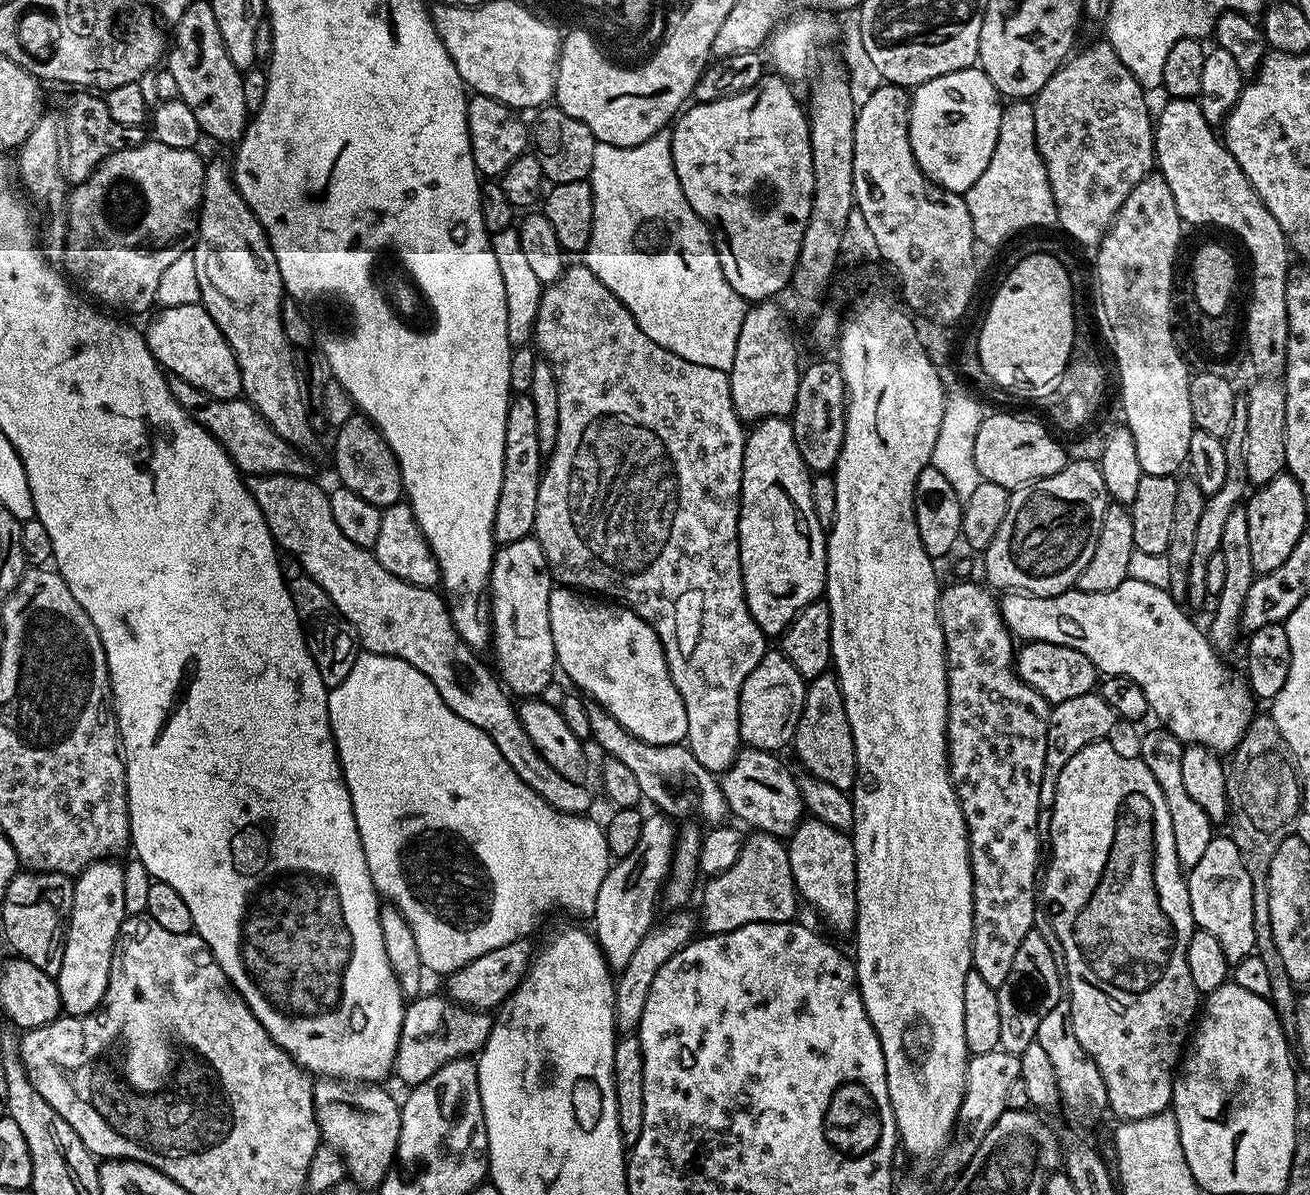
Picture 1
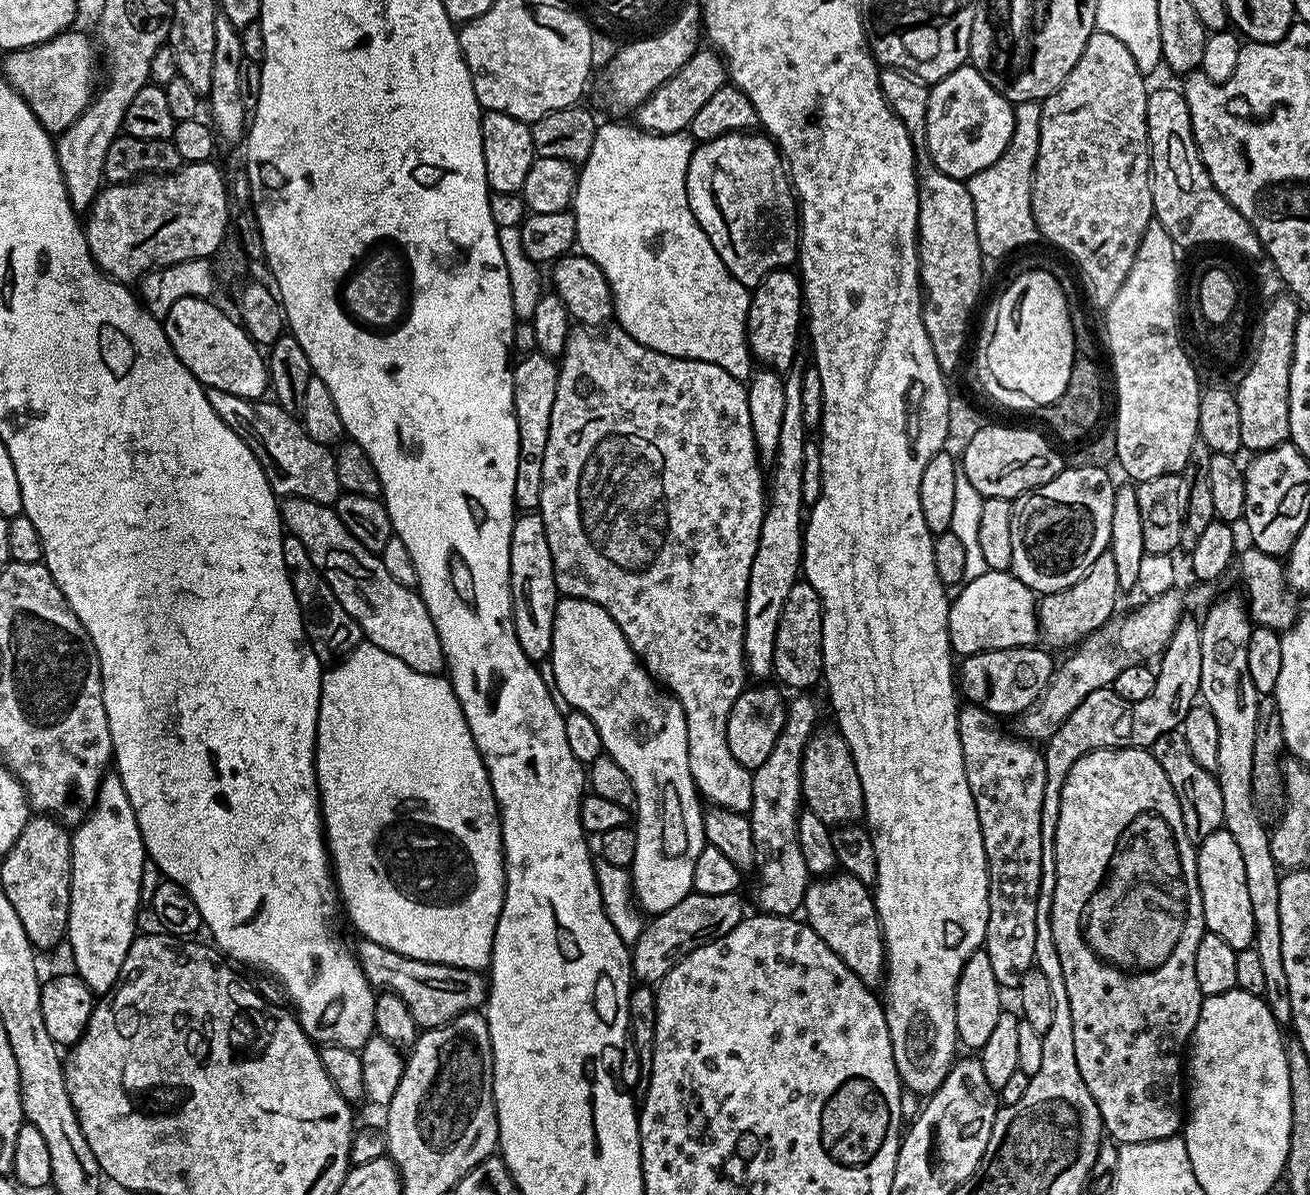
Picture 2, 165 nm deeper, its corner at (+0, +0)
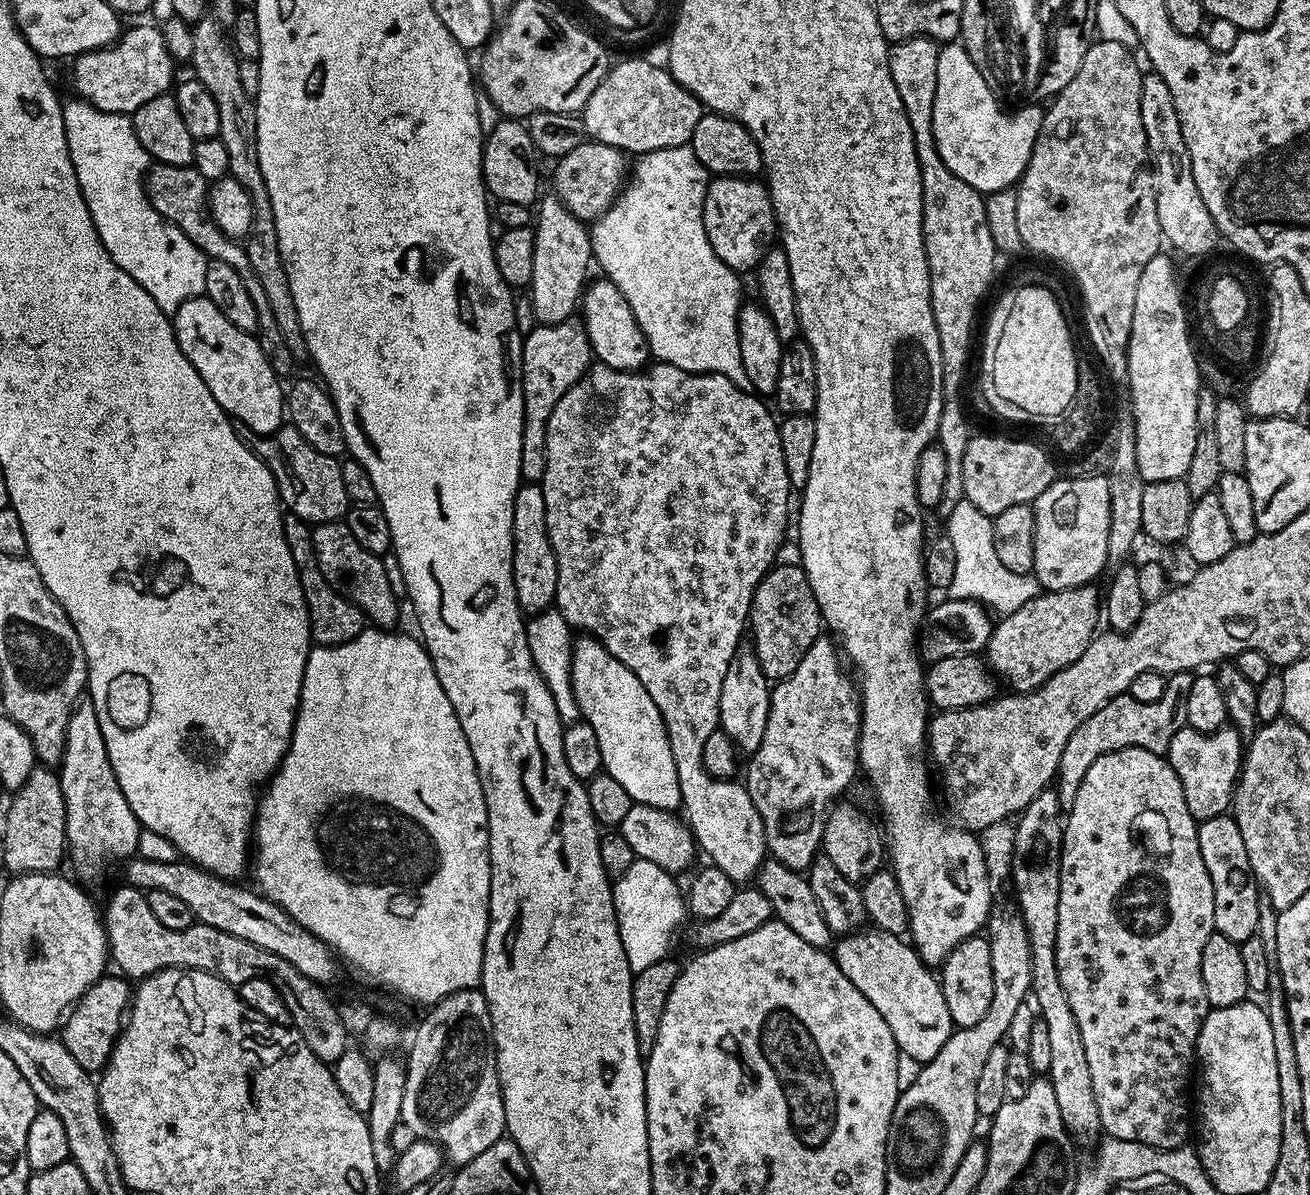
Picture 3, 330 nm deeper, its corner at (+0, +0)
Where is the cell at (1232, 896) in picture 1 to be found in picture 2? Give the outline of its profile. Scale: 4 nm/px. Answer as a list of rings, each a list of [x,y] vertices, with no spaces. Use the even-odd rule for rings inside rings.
[[[1223,830],[1199,841],[1196,869],[1205,929],[1218,934],[1218,938],[1223,938],[1231,948],[1239,950],[1253,947],[1256,938],[1254,910],[1250,907],[1250,894],[1246,891],[1246,866],[1242,866],[1238,842],[1234,842],[1230,833]]]

